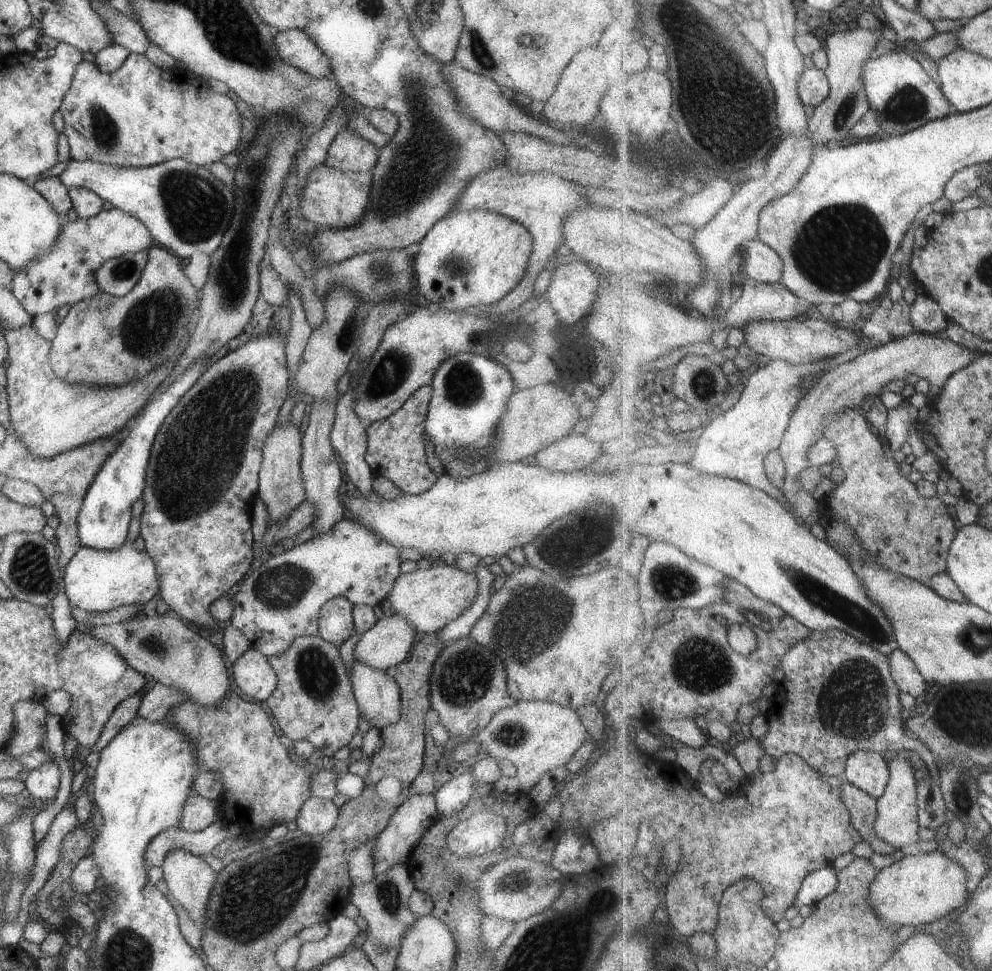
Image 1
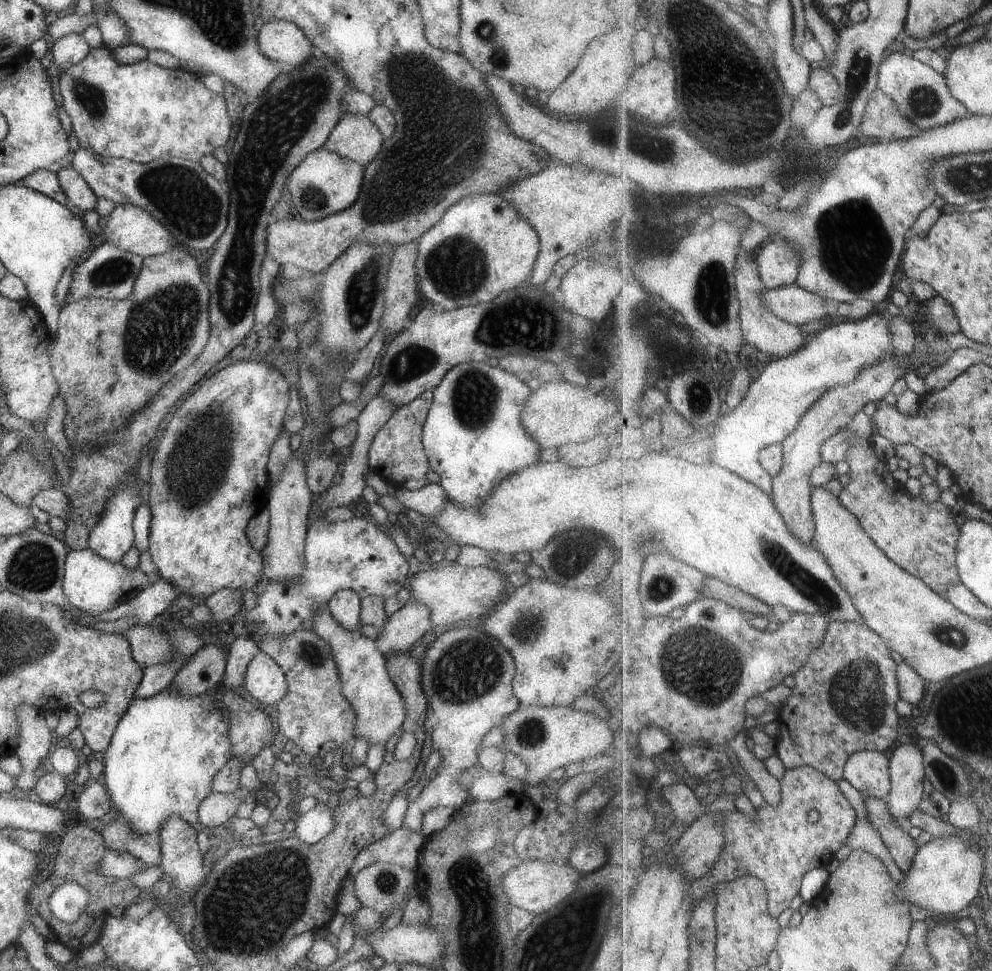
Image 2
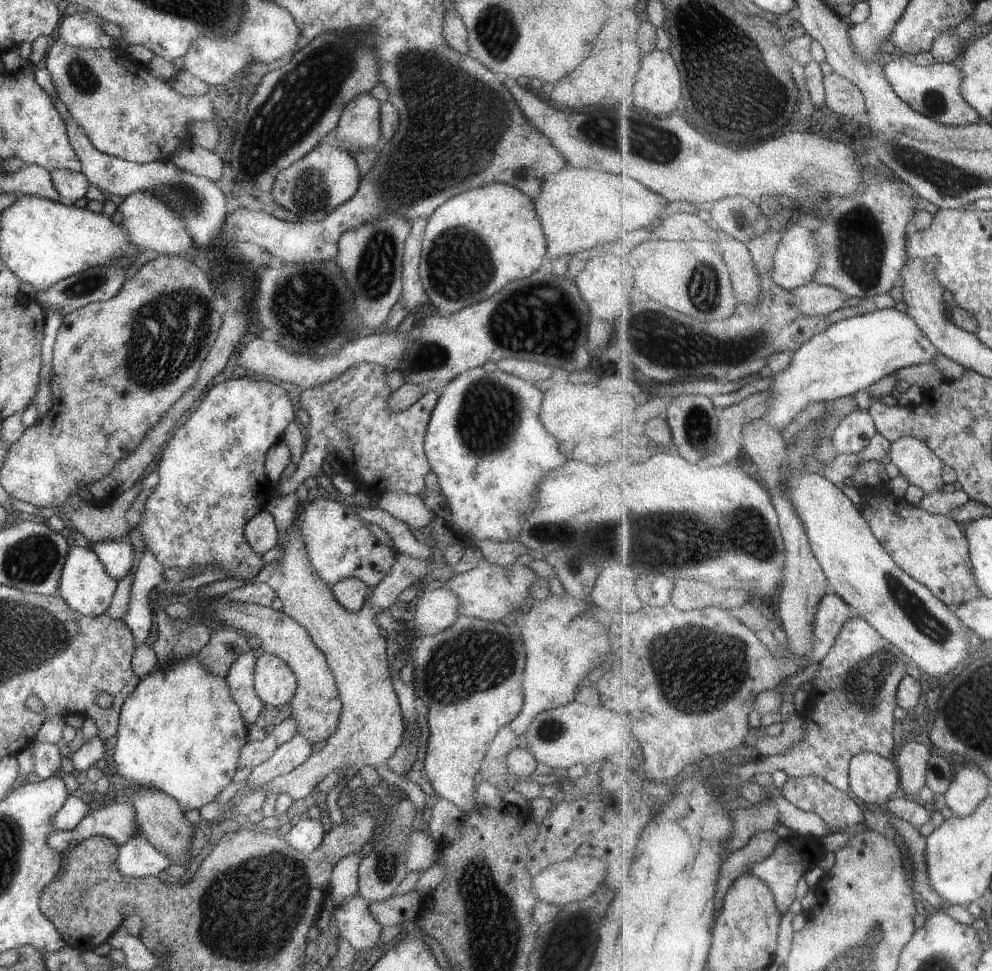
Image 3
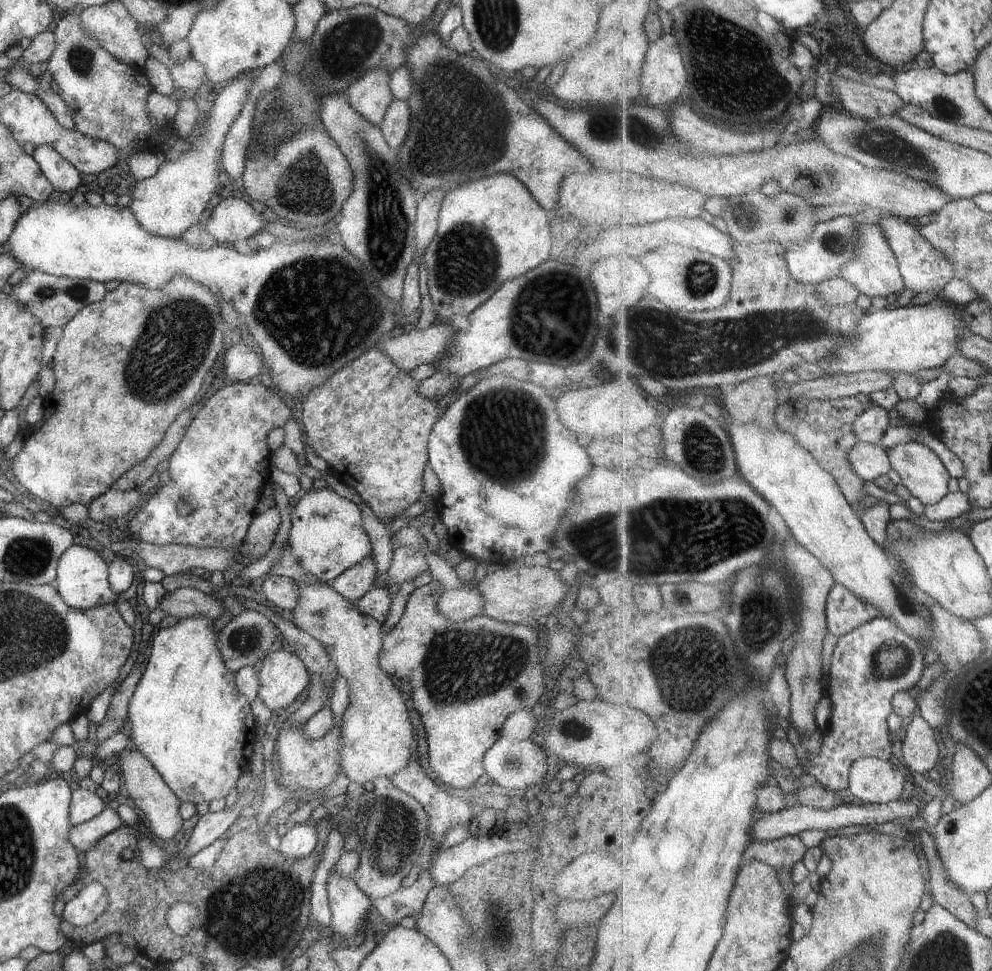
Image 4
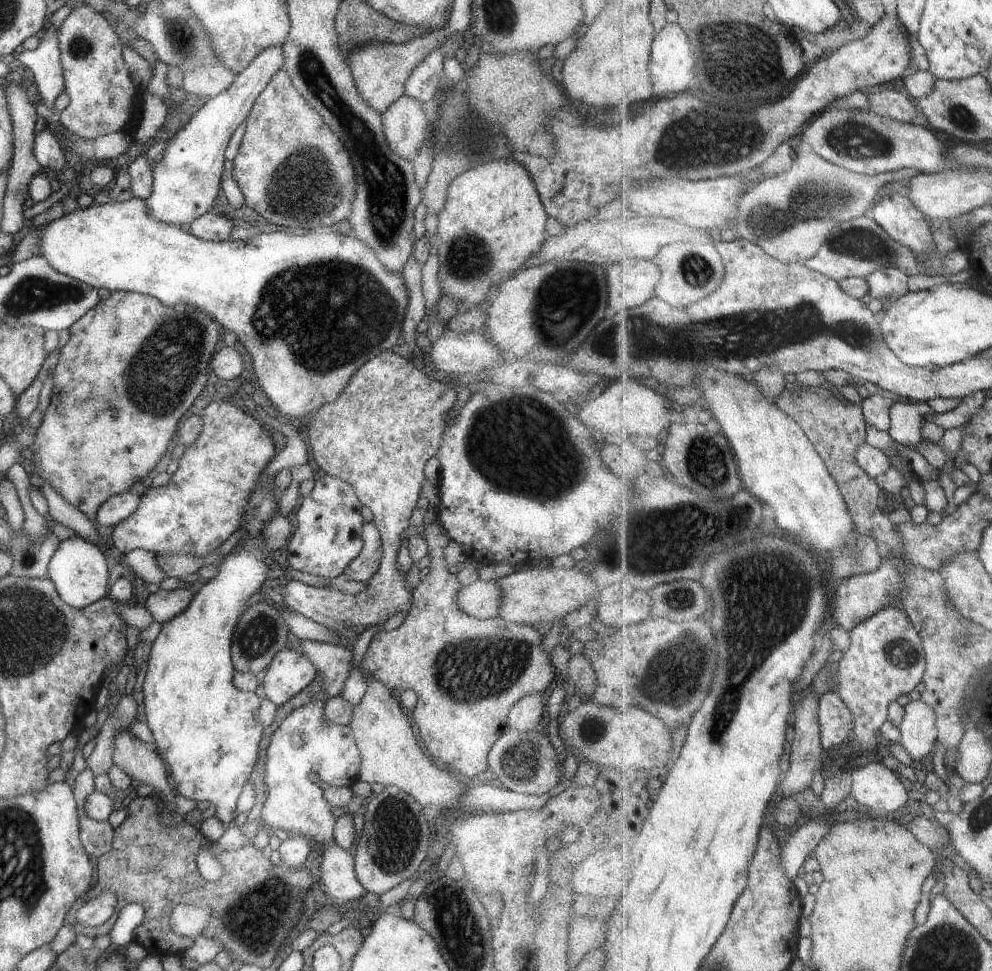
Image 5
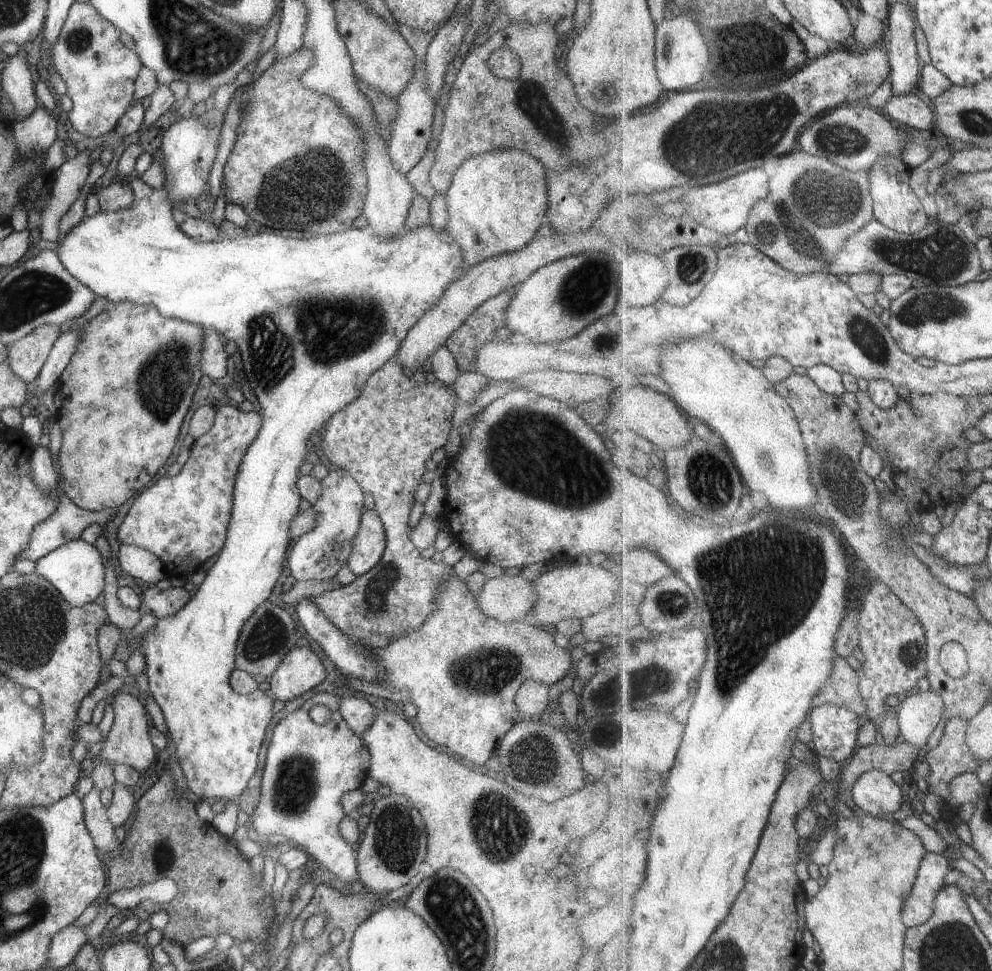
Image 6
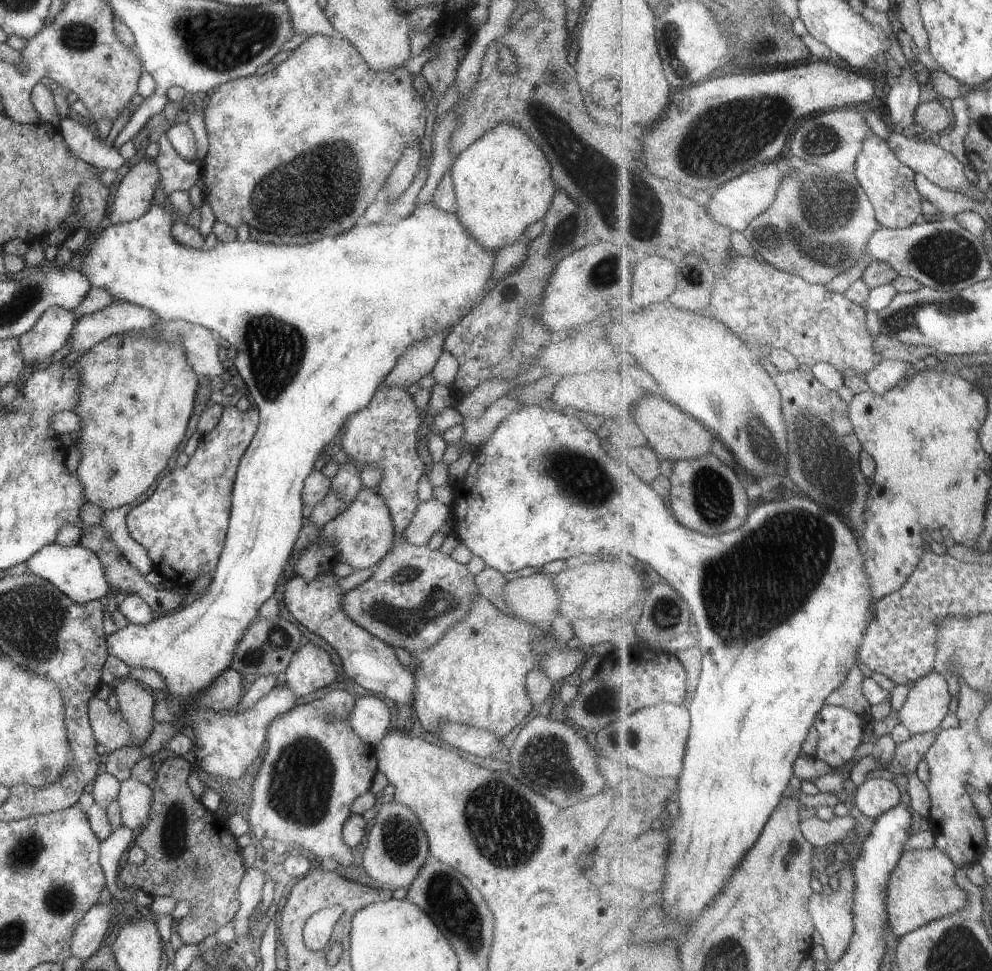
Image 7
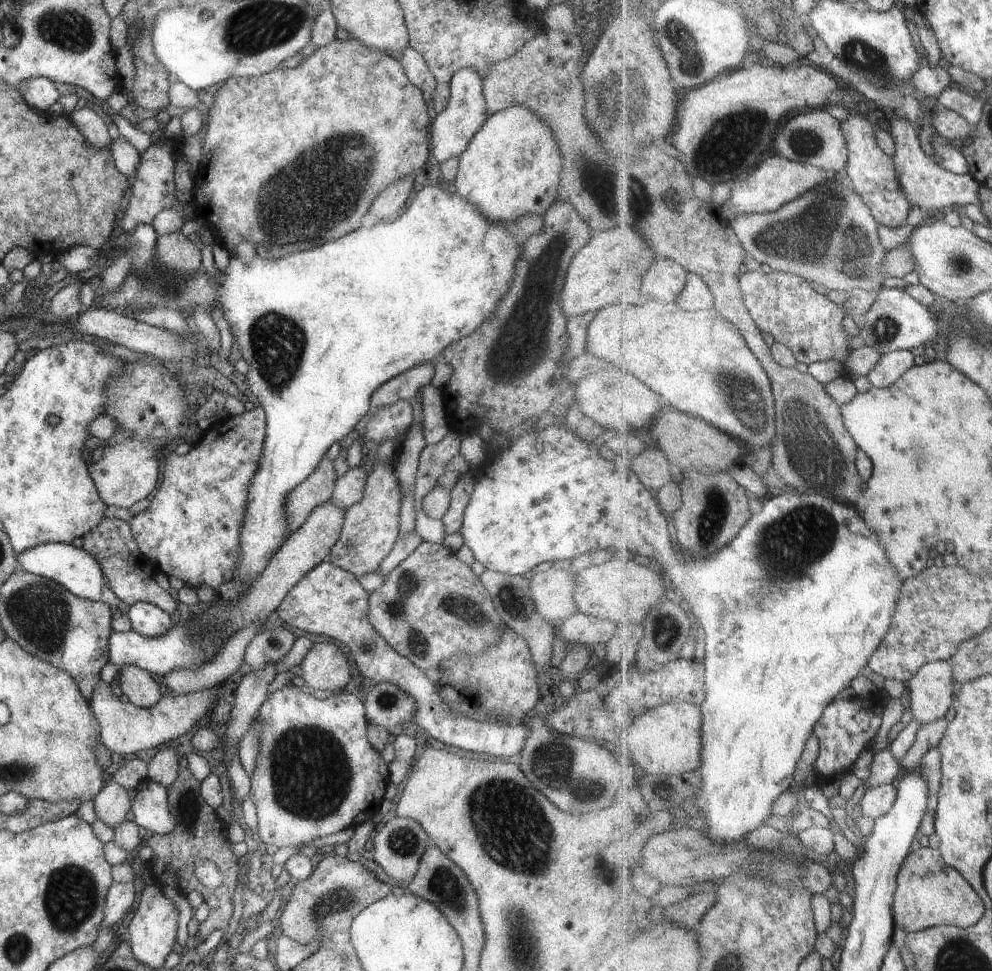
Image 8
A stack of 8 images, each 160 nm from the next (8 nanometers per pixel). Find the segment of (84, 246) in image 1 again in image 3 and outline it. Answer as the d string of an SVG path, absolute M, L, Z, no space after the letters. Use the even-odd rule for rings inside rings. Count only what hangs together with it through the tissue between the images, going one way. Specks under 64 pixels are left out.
M132 192L129 196L117 201L116 218L126 230L130 241L143 252L151 250L158 255L178 255L185 252L192 244L190 232L185 228L182 218L166 207L157 197L148 192Z

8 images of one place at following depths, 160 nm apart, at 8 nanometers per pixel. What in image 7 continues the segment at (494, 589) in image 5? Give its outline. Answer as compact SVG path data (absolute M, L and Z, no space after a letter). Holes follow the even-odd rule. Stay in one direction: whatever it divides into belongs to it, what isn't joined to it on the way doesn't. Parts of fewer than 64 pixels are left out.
M534 573L507 580L502 594L513 616L526 623L534 625L559 616L560 596L549 574Z

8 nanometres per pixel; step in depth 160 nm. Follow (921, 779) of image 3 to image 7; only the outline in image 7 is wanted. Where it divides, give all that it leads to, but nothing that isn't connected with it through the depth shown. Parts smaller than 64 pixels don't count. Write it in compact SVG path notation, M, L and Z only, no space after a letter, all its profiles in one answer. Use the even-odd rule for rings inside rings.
M933 670L908 690L904 704L898 709L899 722L910 730L912 736L937 733L950 713L953 700L947 679Z

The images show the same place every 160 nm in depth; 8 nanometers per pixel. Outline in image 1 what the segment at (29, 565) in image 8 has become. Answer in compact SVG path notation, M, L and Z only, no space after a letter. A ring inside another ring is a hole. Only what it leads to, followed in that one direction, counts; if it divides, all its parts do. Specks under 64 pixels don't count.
M127 542L113 550L80 546L62 568L61 577L70 606L86 613L107 612L121 605L143 605L158 592L159 577L153 560Z

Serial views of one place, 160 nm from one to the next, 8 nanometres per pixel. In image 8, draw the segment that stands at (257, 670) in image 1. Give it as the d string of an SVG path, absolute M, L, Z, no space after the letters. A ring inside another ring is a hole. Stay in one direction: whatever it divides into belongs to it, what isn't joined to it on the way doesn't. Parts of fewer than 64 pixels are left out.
M326 641L313 643L299 666L305 685L314 690L331 690L331 692L342 690L354 672L349 669L343 652Z

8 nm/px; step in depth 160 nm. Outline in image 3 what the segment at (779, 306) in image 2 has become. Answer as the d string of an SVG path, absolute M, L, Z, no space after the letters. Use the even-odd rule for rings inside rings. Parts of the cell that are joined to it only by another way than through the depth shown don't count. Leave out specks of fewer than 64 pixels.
M815 281L791 292L797 308L800 308L800 311L807 316L833 314L835 310L845 306L845 300L847 299L837 289L820 285Z

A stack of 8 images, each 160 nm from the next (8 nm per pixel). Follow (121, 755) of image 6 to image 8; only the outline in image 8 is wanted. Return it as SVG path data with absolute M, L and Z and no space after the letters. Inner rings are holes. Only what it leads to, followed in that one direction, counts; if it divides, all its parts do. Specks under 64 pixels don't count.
M133 665L120 667L116 683L128 702L141 708L150 707L162 697L157 680L151 677L151 673Z

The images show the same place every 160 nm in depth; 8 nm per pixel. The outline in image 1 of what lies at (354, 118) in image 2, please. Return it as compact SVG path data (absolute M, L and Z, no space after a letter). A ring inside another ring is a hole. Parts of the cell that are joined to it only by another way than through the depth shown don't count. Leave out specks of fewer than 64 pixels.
M343 127L331 139L324 163L333 170L362 173L371 171L378 150L351 129Z

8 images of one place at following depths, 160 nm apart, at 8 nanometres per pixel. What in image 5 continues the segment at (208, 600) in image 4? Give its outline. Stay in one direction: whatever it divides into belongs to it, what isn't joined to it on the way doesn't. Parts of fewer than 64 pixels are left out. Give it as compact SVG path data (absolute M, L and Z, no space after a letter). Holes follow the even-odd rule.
M187 587L170 591L159 589L148 594L144 605L151 613L152 620L161 624L179 614L189 604L193 594Z

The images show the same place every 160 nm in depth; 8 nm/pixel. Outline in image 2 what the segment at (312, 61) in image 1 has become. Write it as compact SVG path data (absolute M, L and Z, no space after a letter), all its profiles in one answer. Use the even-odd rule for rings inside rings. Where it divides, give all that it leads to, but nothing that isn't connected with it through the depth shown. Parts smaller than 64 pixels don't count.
M286 20L264 22L256 36L259 50L271 60L298 67L316 53L295 24Z

